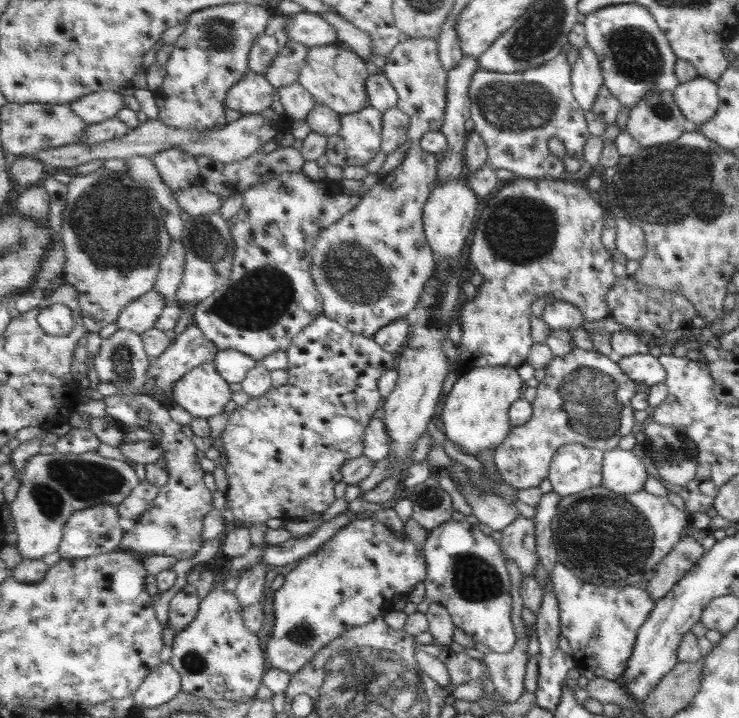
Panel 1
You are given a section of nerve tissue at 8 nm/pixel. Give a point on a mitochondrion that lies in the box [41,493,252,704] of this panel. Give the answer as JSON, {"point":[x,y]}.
{"point":[85,602]}

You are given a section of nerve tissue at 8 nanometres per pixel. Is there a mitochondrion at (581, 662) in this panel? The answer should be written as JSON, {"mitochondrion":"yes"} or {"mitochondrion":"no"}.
{"mitochondrion":"no"}

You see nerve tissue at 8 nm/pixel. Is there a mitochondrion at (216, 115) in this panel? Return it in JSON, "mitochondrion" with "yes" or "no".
{"mitochondrion":"no"}

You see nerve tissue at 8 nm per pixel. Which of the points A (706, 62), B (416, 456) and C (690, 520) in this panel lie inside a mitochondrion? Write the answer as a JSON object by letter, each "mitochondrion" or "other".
{"A":"other","B":"other","C":"other"}

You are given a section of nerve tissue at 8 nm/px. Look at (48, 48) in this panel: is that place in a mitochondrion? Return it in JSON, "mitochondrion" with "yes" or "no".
{"mitochondrion":"yes"}

